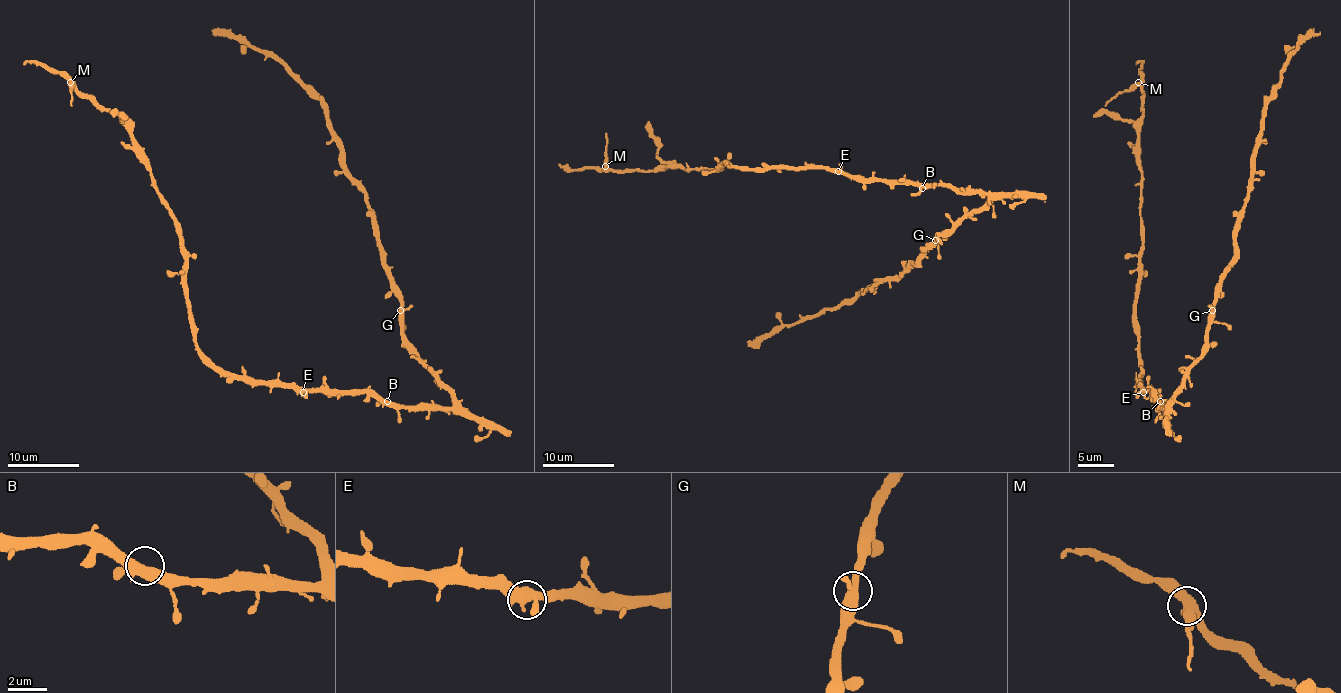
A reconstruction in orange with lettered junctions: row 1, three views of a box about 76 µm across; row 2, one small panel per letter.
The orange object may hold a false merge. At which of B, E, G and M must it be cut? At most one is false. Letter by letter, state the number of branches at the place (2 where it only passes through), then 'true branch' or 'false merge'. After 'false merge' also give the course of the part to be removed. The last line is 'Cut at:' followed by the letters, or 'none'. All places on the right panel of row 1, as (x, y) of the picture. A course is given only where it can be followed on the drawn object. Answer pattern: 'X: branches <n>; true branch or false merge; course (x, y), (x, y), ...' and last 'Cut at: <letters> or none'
B: branches 3; true branch
E: branches 3; true branch
G: branches 3; true branch
M: branches 3; true branch
Cut at: none

